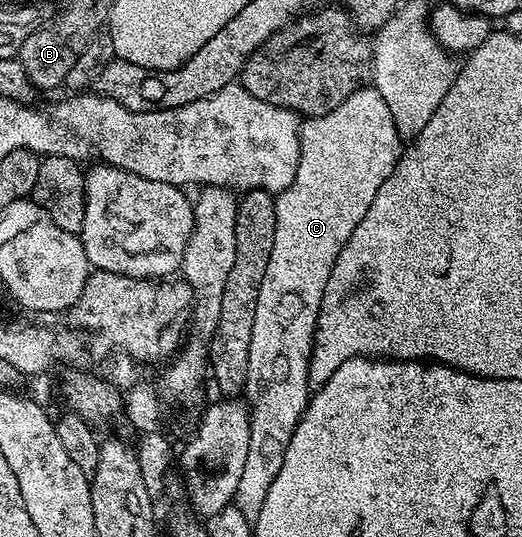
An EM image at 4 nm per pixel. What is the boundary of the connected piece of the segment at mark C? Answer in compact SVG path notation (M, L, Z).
M374 88L354 92L334 112L326 116L307 119L300 127L300 159L298 172L281 194L275 195L276 223L274 224L274 249L266 264L266 276L262 276L262 288L258 288L258 305L254 307L254 332L250 335L250 360L246 364L246 384L243 393L252 411L250 420L250 449L246 465L238 483L234 502L240 511L254 520L266 501L266 492L286 460L286 448L298 420L304 415L310 397L308 369L312 345L318 324L318 312L322 308L322 296L326 292L326 280L334 272L334 260L338 252L350 240L350 232L358 228L358 220L366 216L378 188L386 184L386 176L394 172L400 162L402 137L392 124L386 101Z

